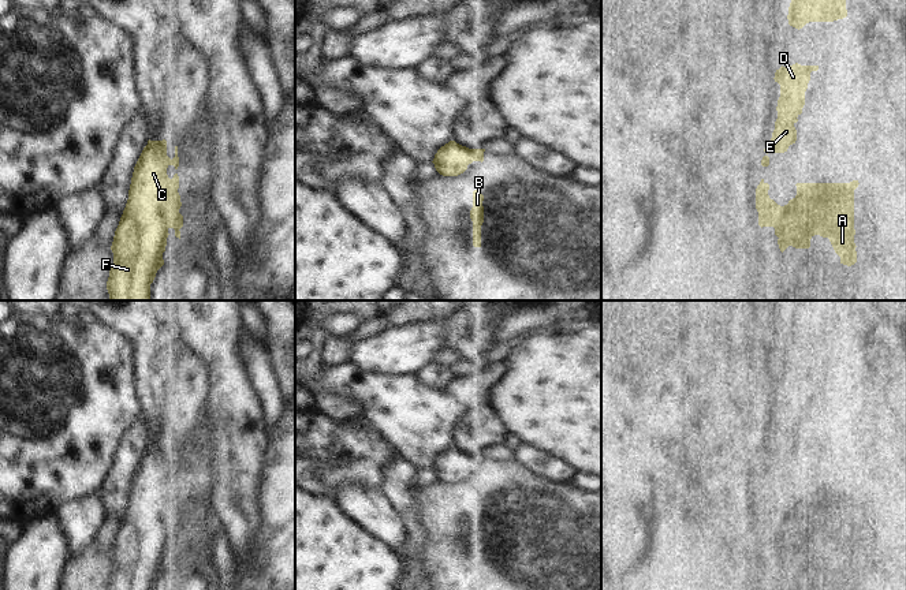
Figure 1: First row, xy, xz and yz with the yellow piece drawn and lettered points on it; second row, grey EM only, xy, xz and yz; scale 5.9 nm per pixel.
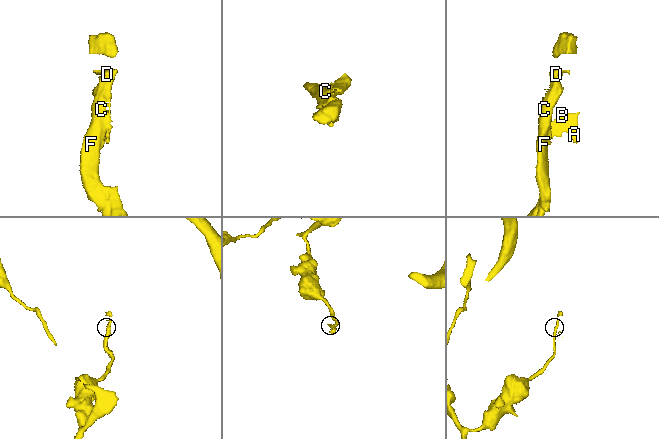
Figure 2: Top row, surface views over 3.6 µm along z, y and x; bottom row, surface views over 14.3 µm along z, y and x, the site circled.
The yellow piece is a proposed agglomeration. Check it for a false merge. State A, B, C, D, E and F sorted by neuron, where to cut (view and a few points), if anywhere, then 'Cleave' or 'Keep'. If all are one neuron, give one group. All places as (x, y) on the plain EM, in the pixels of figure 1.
Groups: A B / C D E F. Split along yz (764, 489), (764, 519), (770, 531). Cleave.

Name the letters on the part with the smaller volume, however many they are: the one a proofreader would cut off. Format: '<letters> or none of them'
A, B

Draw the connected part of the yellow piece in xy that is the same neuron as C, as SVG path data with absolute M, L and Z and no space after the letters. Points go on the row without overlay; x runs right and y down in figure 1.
M148 447L133 478L128 496L128 505L119 531L115 537L111 556L113 570L109 575L107 590L152 590L157 576L164 571L163 559L165 557L168 535L175 535L175 542L180 545L183 522L179 519L182 512L179 494L179 482L172 485L167 481L167 474L179 473L178 452L175 463L167 462L167 447Z

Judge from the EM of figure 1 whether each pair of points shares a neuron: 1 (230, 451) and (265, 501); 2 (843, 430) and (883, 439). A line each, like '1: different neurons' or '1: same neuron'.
1: different neurons
2: same neuron

